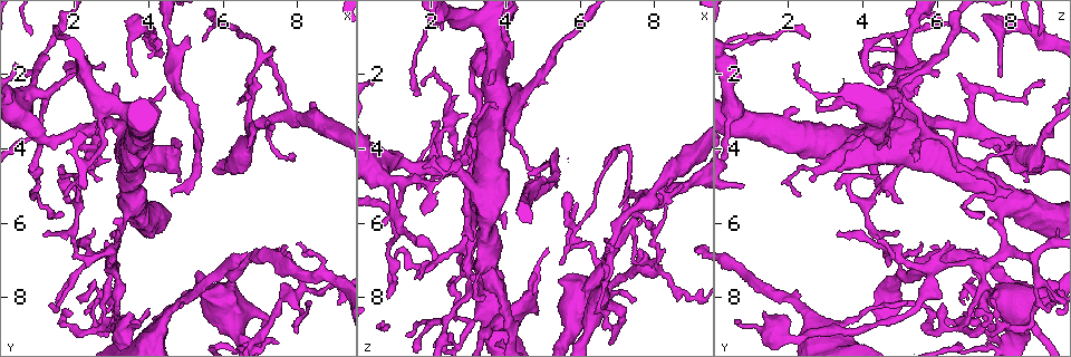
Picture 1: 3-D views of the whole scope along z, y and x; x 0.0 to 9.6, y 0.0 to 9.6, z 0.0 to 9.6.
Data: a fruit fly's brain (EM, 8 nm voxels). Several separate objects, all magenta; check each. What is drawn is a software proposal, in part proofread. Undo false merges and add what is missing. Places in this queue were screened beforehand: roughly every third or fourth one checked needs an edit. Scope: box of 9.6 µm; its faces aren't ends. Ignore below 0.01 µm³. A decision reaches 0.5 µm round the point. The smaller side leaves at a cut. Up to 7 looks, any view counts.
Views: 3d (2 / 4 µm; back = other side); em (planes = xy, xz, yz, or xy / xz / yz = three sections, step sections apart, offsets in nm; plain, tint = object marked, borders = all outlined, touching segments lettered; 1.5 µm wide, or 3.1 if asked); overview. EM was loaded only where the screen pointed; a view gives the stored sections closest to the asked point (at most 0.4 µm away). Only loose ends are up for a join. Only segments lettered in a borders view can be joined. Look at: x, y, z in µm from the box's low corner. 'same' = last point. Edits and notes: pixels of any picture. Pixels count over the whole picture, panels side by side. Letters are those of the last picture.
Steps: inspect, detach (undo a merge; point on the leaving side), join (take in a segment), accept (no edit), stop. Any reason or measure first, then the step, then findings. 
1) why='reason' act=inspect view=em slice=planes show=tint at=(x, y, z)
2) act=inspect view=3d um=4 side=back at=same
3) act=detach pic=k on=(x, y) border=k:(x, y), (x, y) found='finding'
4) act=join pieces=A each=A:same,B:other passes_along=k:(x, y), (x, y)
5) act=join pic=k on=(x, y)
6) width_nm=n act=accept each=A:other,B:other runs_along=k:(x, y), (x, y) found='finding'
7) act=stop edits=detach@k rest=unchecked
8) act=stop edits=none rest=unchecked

why='free end' act=inspect view=3d um=2 at=(1.85, 5.45, 5.00)

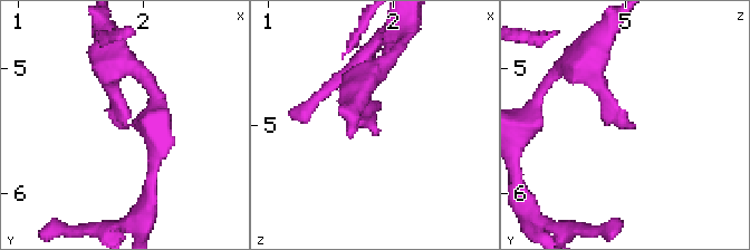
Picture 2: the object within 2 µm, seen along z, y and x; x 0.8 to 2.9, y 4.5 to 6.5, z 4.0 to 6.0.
why='now the EM' act=inspect view=em slice=yz step=8 show=tint at=(1.84, 5.50, 5.08)

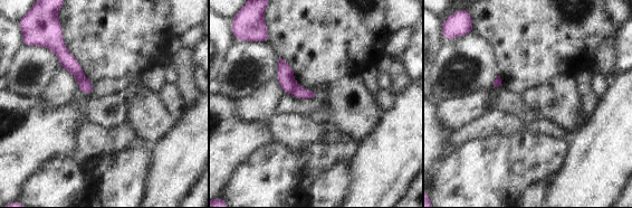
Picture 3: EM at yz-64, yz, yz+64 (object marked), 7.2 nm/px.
act=inspect view=em slice=planes show=borders at=same

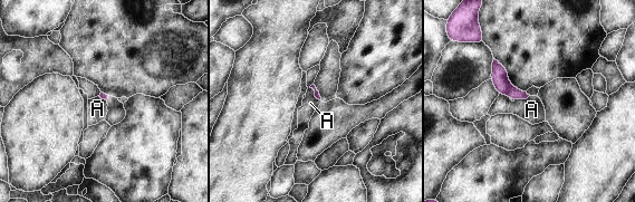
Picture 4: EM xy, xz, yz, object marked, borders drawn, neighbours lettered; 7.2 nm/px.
act=accept each=A:other border=4:(529, 95), (526, 98), (515, 100) found='no lettered segment goes on from it'

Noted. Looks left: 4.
why='an open end' act=inspect view=3d um=2 at=(5.35, 3.70, 4.15)

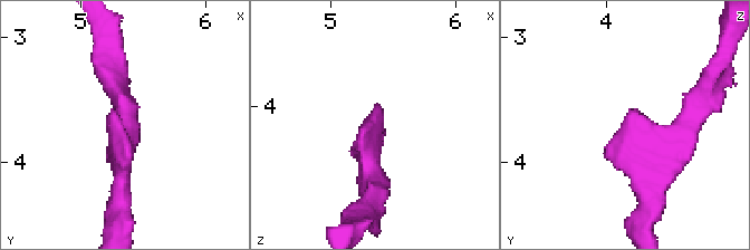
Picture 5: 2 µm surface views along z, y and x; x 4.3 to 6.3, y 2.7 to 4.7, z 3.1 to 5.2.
arm_widths_nm=190,190 why='need the tissue' act=inspect view=em slice=xy step=4 show=borders at=(5.32, 3.68, 4.14)

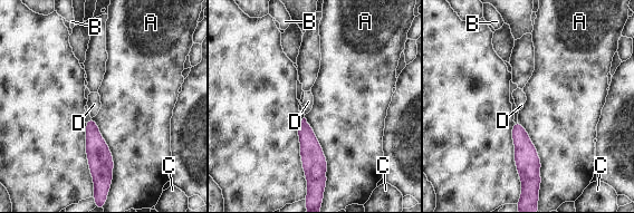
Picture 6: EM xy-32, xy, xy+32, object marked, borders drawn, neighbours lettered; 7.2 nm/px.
width_nm=120 act=accept each=A:other,B:other,C:other,D:other border=6:(92, 117), (113, 161), (104, 209) found='no lettered segment goes on from it'

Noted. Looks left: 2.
act=stop edits=none rest=unchecked

